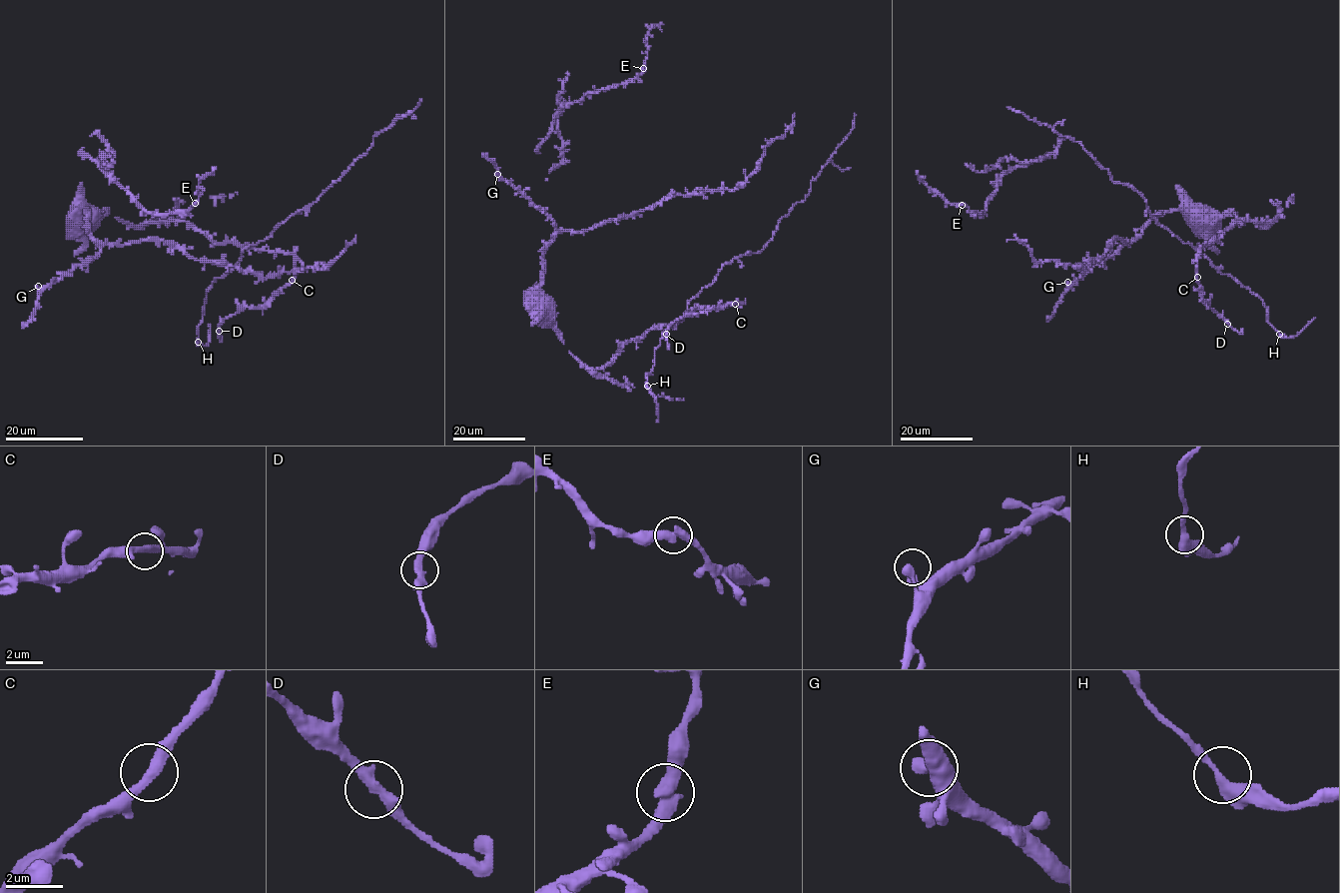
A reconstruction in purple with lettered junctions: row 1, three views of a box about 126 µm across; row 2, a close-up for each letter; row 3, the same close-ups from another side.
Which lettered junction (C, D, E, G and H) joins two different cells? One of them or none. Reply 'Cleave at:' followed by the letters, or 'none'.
Cleave at: none

